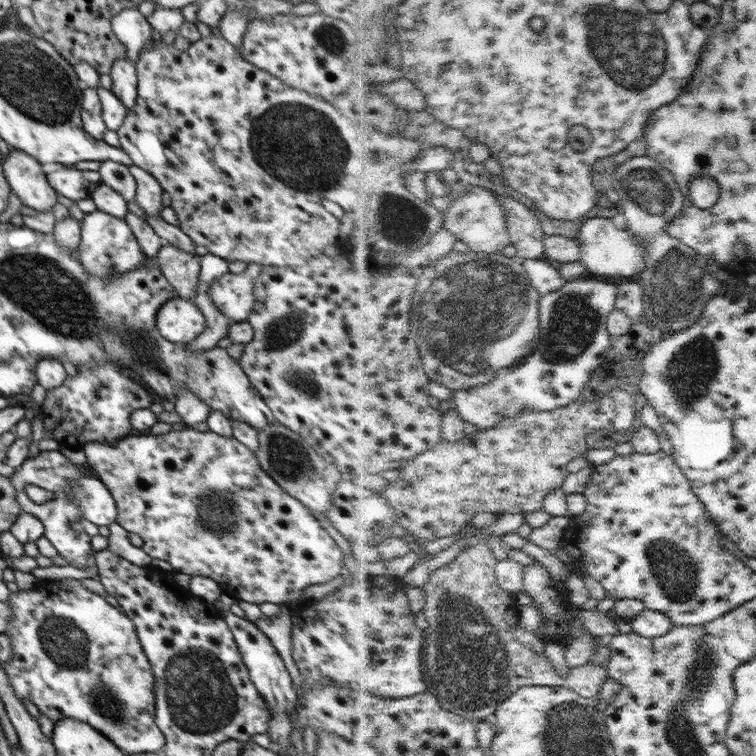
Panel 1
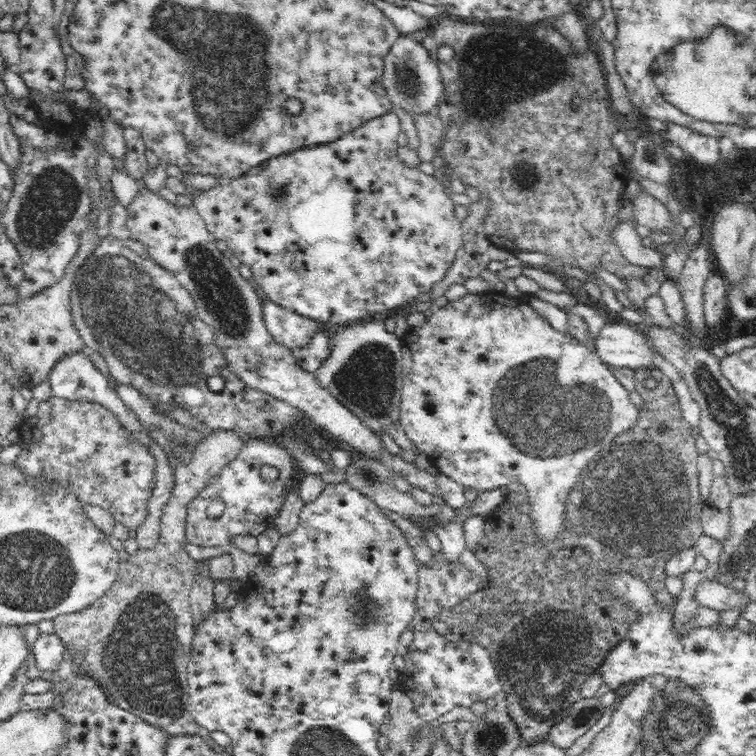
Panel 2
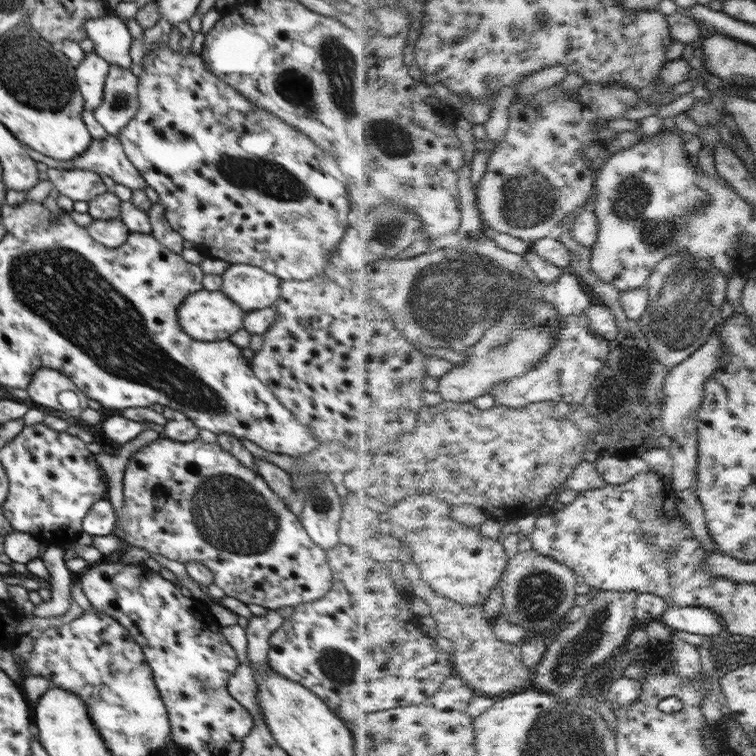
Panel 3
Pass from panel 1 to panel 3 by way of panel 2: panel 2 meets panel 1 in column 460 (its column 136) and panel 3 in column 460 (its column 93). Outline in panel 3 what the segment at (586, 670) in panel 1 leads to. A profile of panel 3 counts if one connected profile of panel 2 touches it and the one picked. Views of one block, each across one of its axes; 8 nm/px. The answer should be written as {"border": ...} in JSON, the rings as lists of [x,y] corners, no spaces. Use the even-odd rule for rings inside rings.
{"border":[[[415,575],[411,589],[414,595],[423,598],[432,608],[432,616],[438,625],[440,635],[447,637],[456,648],[454,666],[467,684],[477,690],[478,694],[506,697],[506,692],[522,693],[530,685],[535,685],[535,670],[524,660],[523,644],[506,644],[498,640],[494,621],[486,618],[484,604],[457,604],[454,600],[441,596],[419,575]]]}

